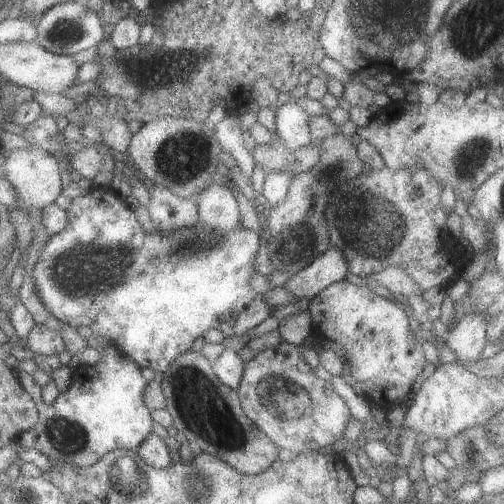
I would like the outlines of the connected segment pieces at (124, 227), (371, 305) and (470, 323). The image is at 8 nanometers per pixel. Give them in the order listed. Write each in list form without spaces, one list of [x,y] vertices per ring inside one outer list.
[[[95,186],[86,195],[75,197],[68,208],[68,215],[70,218],[69,224],[61,232],[52,235],[49,242],[43,247],[40,259],[34,266],[32,277],[35,281],[35,290],[38,290],[47,310],[59,320],[75,328],[79,328],[79,326],[90,327],[94,336],[101,336],[110,340],[113,345],[120,348],[123,354],[130,356],[143,368],[151,368],[154,372],[165,372],[178,356],[191,351],[193,344],[195,344],[195,338],[201,336],[209,328],[220,330],[225,337],[233,336],[233,334],[244,336],[247,330],[259,326],[261,322],[265,322],[269,316],[273,315],[274,308],[265,302],[263,294],[251,288],[251,276],[255,272],[255,254],[257,254],[257,248],[259,248],[259,236],[254,232],[243,228],[225,235],[219,234],[206,224],[201,224],[194,229],[182,229],[172,233],[153,229],[149,234],[143,228],[143,224],[137,220],[137,214],[109,186]]]
[[[342,280],[333,283],[311,300],[308,311],[313,319],[313,333],[320,338],[336,342],[346,351],[348,359],[341,376],[358,395],[386,413],[396,406],[403,405],[406,397],[412,397],[418,387],[415,380],[423,374],[428,362],[420,346],[421,340],[415,338],[409,328],[409,313],[401,300],[386,299],[375,294],[371,288]]]
[[[482,313],[467,315],[457,328],[440,337],[453,349],[458,362],[470,365],[483,359],[483,348],[487,346],[487,319]]]

